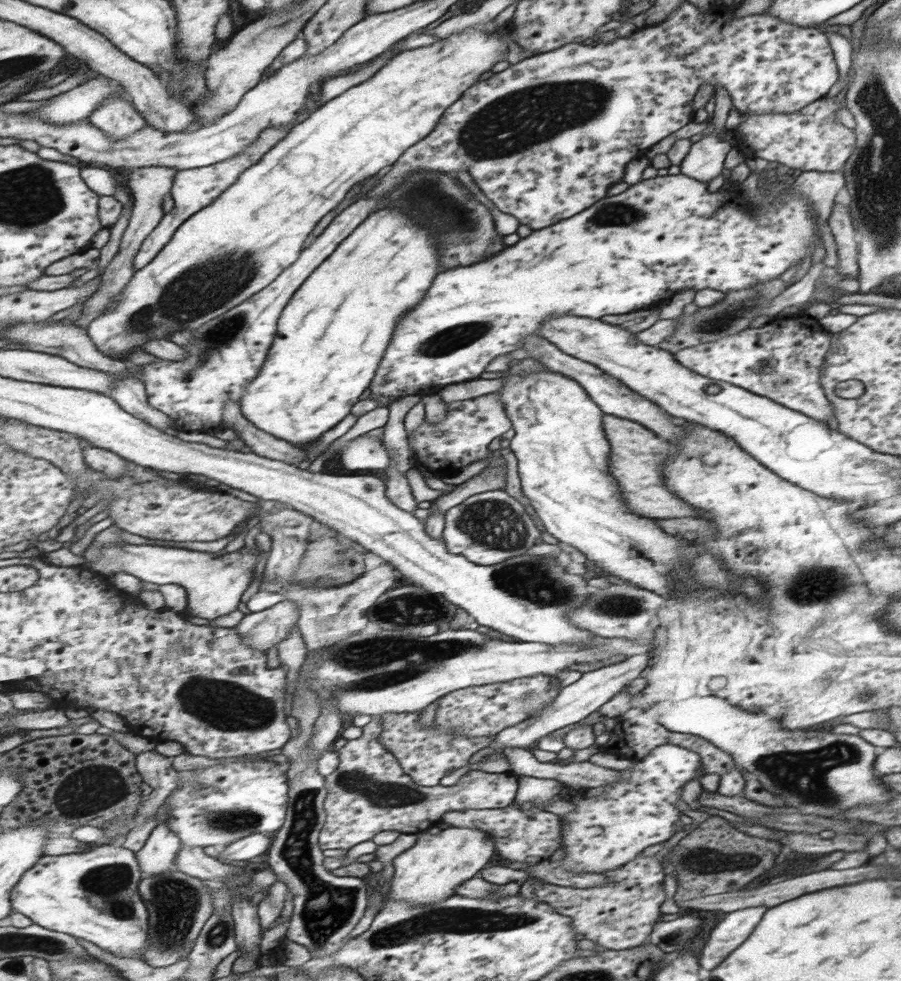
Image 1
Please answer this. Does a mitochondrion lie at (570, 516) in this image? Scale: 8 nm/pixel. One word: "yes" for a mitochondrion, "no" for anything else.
no

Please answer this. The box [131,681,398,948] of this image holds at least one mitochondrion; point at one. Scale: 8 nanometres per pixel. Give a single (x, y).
(231, 819)

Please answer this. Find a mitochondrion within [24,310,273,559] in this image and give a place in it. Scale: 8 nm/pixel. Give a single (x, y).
(224, 333)

